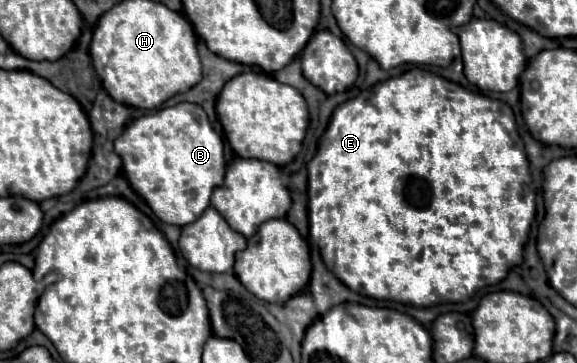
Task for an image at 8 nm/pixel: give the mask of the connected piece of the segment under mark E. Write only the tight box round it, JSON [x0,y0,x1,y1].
[307,67,543,307]

